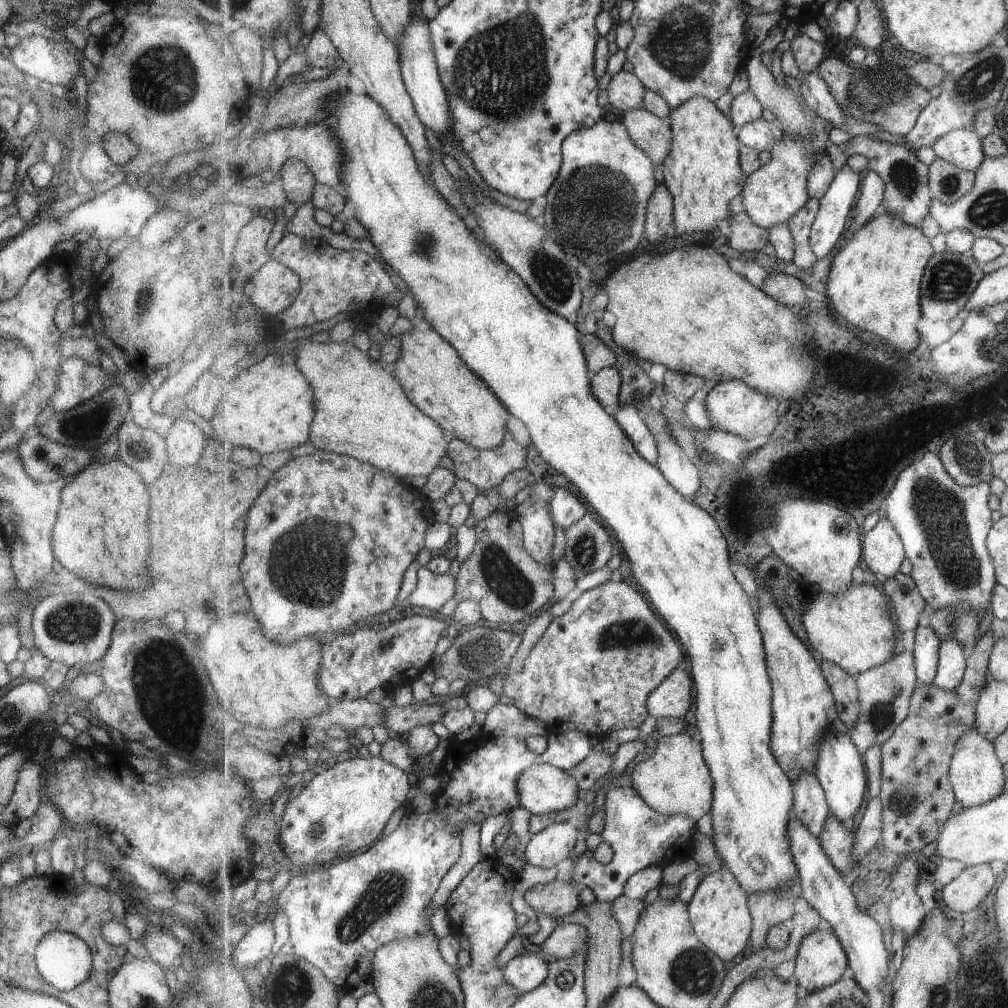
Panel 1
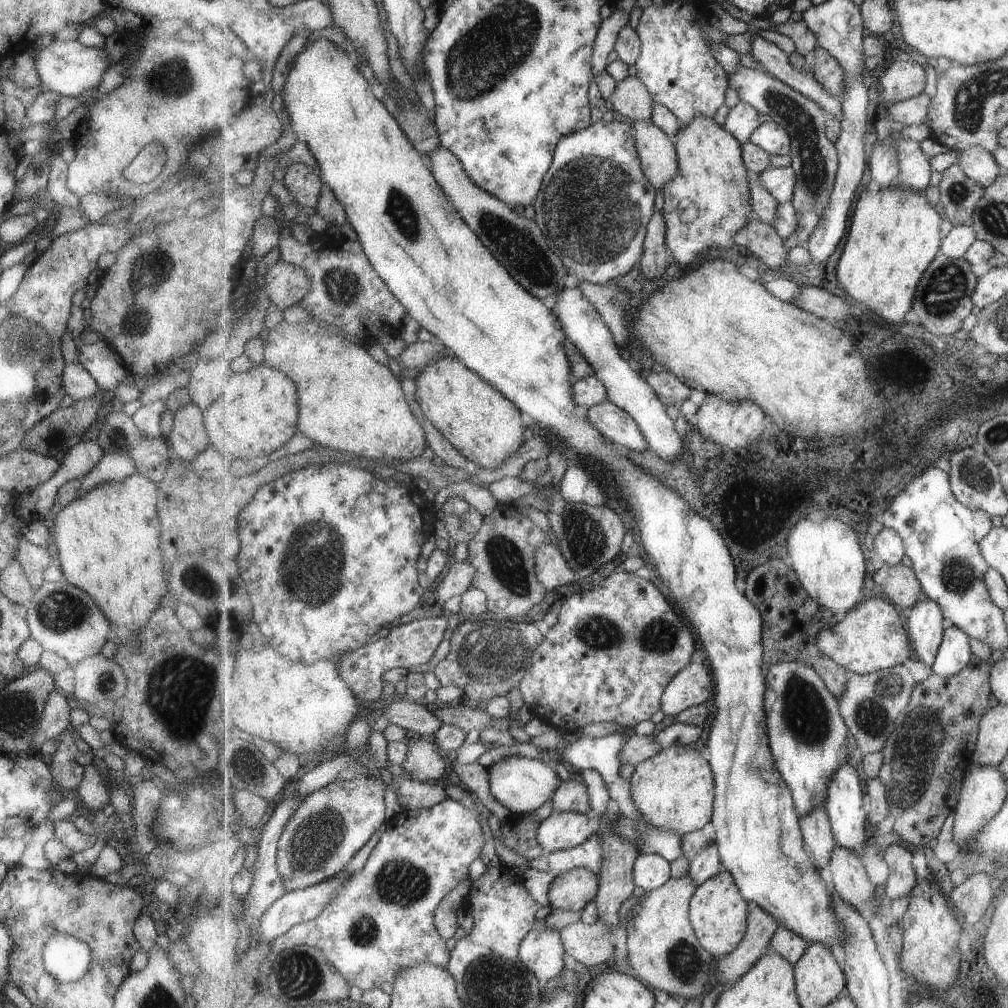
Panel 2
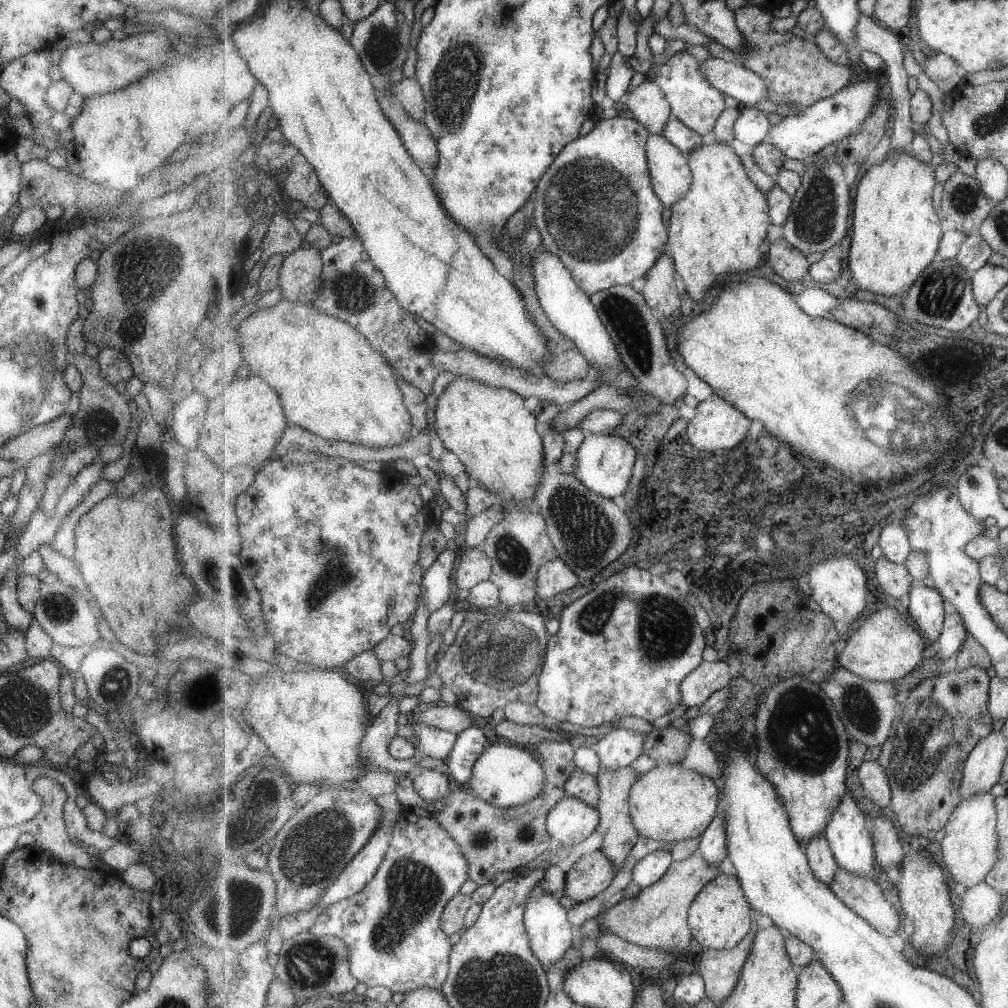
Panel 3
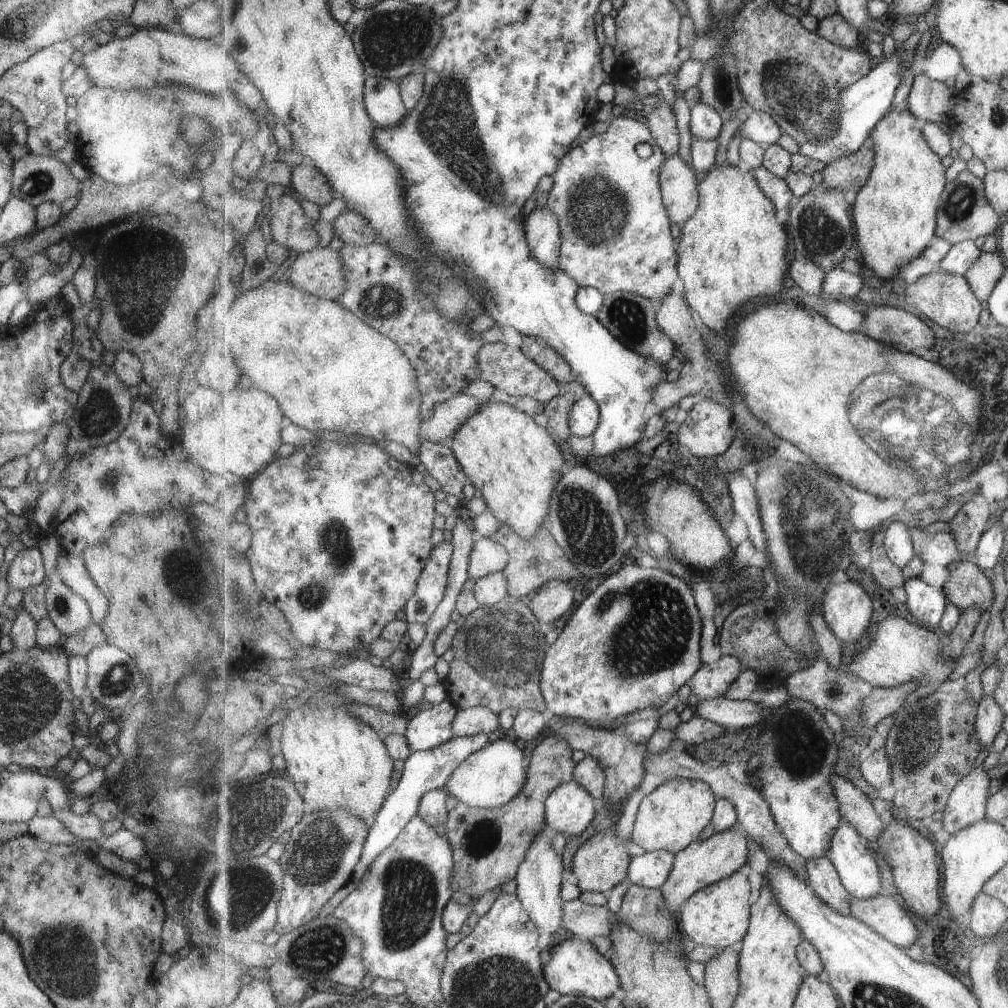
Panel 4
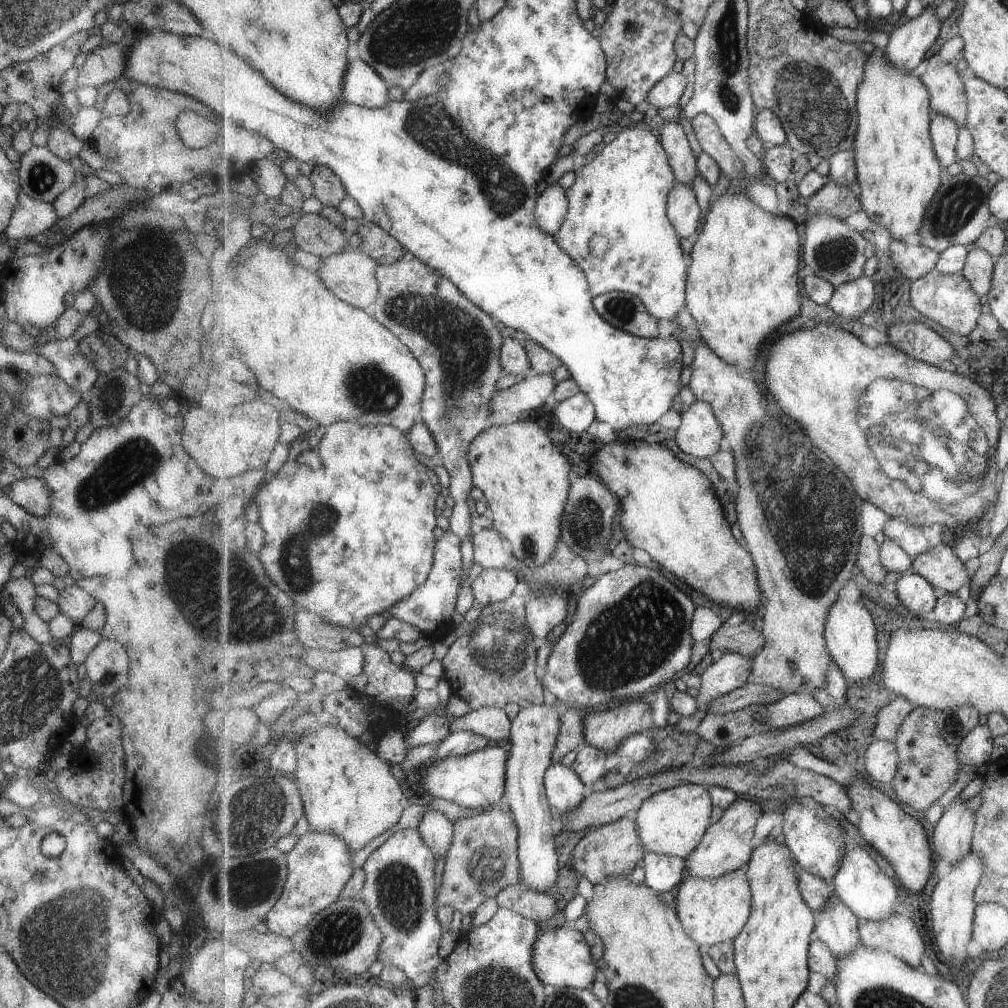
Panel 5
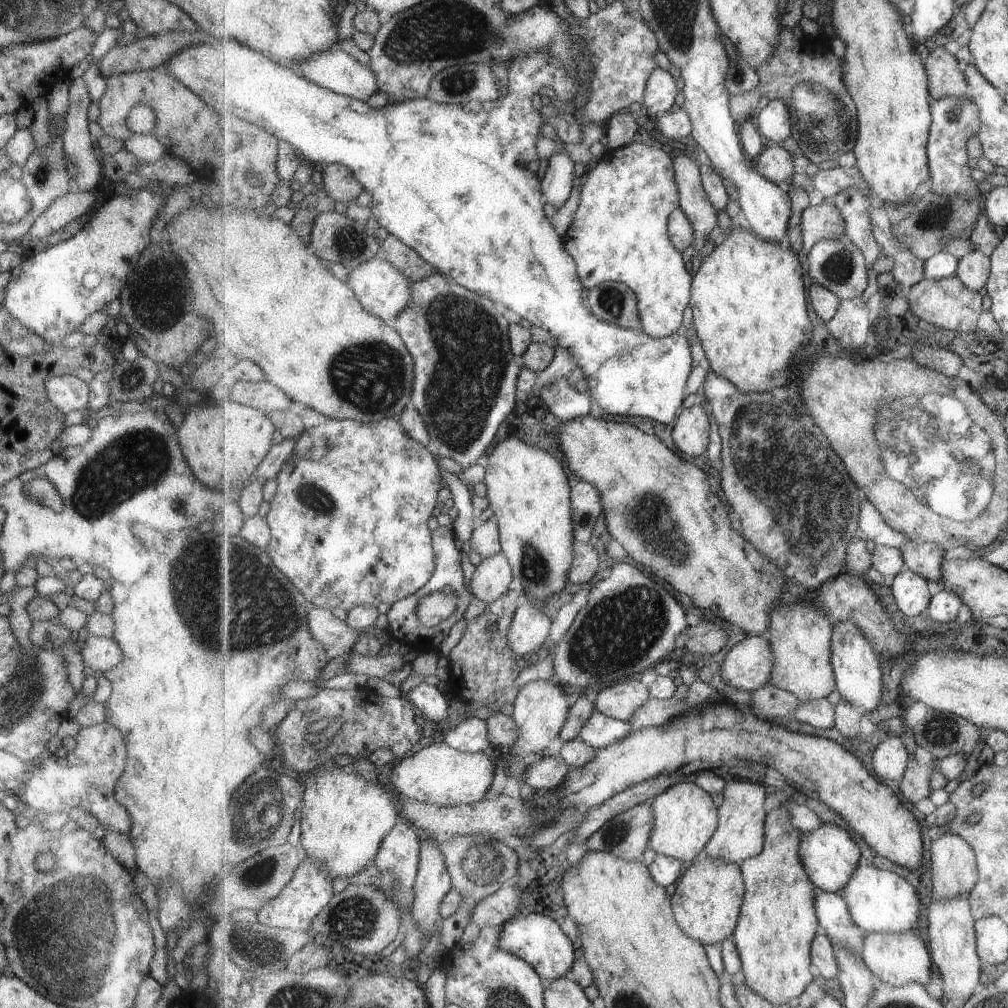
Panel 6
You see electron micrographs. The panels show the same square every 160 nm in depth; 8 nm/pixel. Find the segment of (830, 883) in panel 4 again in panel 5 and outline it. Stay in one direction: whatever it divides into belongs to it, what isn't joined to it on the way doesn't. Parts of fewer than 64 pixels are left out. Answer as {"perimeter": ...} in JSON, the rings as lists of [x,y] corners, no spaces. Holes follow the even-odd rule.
{"perimeter":[[[838,896],[828,903],[824,911],[817,914],[816,935],[838,959],[844,959],[862,942],[860,939],[860,920],[858,916]]]}

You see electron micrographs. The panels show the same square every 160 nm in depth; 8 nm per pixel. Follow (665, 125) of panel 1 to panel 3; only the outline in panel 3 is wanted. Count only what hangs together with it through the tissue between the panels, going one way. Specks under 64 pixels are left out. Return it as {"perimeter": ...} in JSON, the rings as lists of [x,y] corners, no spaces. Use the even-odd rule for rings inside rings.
{"perimeter":[[[650,135],[647,152],[654,189],[664,207],[672,210],[672,206],[685,197],[692,187],[694,178],[688,156],[663,135]]]}

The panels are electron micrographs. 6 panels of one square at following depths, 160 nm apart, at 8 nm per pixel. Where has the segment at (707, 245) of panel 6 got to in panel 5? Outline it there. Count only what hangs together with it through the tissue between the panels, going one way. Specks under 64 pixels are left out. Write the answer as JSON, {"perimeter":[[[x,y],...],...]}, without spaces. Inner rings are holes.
{"perimeter":[[[655,121],[655,124],[660,133],[661,144],[668,151],[677,182],[693,186],[695,178],[700,174],[698,157],[695,157],[685,130],[678,122]]]}

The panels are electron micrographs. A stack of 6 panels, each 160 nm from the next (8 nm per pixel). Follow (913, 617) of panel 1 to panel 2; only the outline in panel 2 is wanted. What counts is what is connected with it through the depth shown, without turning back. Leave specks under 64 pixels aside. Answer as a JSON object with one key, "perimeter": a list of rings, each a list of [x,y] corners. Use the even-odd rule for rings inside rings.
{"perimeter":[[[883,564],[873,575],[874,582],[894,605],[902,610],[913,608],[919,601],[924,588],[915,574],[915,569],[905,564]]]}

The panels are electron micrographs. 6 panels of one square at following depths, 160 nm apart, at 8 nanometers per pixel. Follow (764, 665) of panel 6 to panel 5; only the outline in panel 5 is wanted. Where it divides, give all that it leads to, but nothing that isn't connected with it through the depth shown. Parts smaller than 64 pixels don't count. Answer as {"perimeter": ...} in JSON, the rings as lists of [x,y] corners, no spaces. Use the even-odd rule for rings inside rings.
{"perimeter":[[[725,653],[715,659],[701,675],[699,700],[713,700],[744,687],[749,682],[754,659],[744,654]]]}

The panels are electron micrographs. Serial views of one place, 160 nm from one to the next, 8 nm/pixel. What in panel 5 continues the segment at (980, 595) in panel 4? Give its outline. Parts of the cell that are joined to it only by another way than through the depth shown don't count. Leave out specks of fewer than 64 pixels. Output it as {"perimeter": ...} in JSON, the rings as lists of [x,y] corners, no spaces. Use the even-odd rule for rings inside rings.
{"perimeter":[[[939,544],[928,550],[928,553],[923,553],[917,556],[913,561],[912,571],[924,576],[939,593],[955,593],[959,588],[968,586],[971,589],[972,578],[969,572],[965,570],[965,564],[956,555],[951,544]]]}

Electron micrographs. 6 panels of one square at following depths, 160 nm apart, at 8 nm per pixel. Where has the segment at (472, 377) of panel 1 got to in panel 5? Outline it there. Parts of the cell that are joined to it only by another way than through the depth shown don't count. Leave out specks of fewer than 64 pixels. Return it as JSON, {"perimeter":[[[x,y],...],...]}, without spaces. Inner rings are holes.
{"perimeter":[[[522,417],[517,423],[506,427],[491,425],[482,432],[469,447],[474,484],[486,496],[487,504],[493,511],[495,528],[505,538],[509,549],[518,561],[536,569],[546,565],[558,551],[562,540],[562,522],[570,488],[574,466],[555,448],[542,423]]]}

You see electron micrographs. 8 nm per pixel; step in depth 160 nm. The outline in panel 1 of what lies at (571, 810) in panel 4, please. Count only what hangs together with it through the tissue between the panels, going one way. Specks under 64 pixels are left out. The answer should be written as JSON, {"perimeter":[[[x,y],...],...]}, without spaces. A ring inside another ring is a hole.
{"perimeter":[[[557,823],[548,826],[539,834],[532,835],[524,852],[525,862],[543,868],[557,866],[559,862],[563,862],[563,860],[567,860],[567,858],[571,856],[571,852],[573,852],[573,848],[577,846],[577,839],[579,838],[580,830],[569,823]]]}

